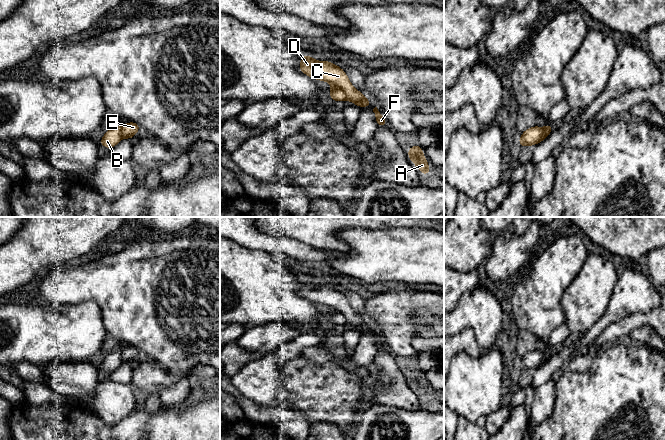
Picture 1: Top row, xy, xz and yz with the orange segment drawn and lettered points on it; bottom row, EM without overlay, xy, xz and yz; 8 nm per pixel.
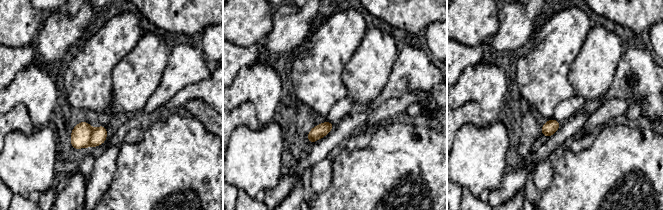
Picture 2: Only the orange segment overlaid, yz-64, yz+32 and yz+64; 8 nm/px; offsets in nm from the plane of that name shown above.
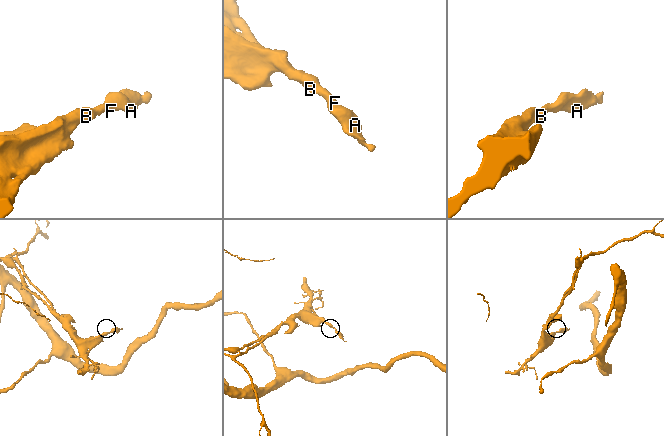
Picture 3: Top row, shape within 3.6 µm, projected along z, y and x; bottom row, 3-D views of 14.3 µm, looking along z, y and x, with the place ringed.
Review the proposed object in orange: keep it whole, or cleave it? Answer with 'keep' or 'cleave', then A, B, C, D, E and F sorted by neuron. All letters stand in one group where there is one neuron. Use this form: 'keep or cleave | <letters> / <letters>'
cleave | A C D E F / B

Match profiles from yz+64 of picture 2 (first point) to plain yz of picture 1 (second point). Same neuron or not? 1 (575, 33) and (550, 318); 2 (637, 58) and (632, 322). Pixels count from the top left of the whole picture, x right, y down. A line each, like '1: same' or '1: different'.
1: same
2: different

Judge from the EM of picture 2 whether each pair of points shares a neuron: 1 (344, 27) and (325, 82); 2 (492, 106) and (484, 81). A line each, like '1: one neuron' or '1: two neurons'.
1: one neuron
2: one neuron

